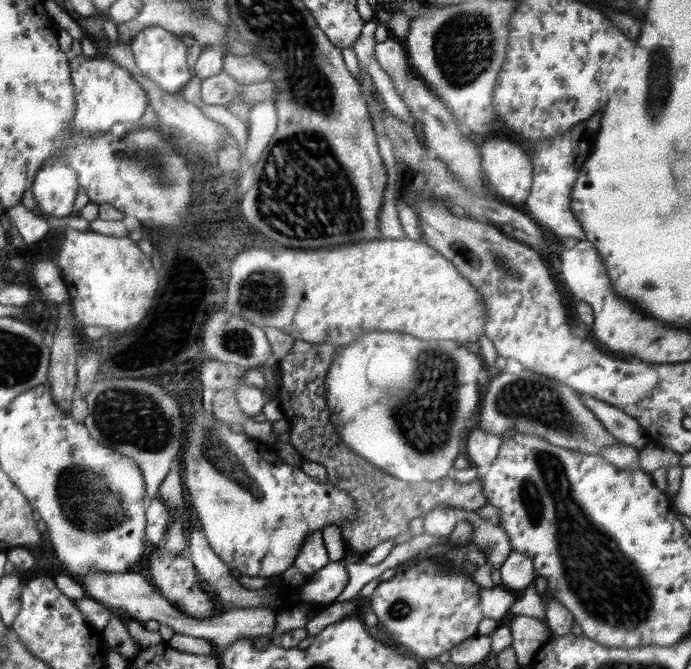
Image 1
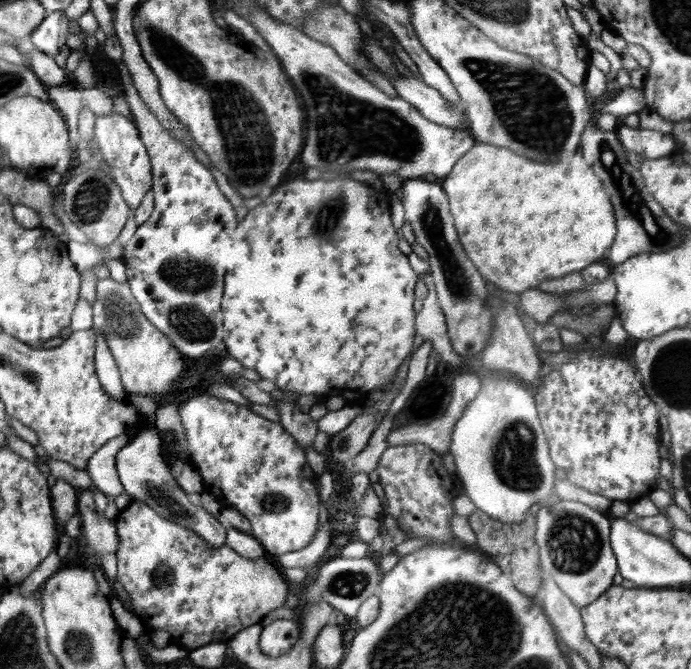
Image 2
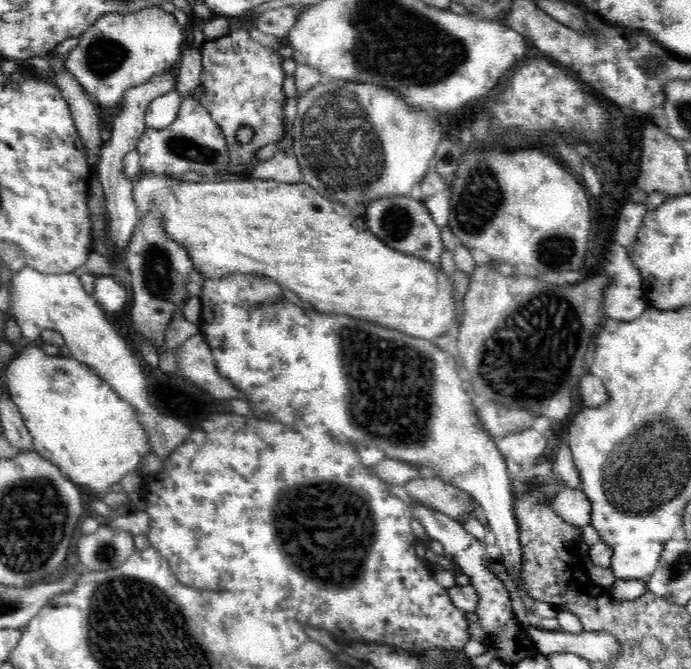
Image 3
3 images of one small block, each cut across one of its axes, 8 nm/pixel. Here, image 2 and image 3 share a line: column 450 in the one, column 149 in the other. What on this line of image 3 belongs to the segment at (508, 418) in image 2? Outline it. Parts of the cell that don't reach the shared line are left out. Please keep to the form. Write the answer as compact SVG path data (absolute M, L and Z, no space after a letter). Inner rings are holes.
M22 346L6 364L4 372L9 397L20 409L22 418L34 441L34 450L56 465L78 486L86 486L94 494L108 494L128 472L139 473L142 458L152 453L148 433L136 417L136 409L124 401L110 383L94 369L86 367L68 352L51 356L42 346Z

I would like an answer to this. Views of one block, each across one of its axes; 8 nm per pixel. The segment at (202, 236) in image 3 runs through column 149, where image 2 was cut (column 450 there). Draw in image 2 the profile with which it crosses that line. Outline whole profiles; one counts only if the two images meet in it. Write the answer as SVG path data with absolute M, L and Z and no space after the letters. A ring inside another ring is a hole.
M476 143L440 181L449 200L449 208L458 238L468 258L476 264L484 280L501 290L521 293L538 287L542 280L578 273L606 254L617 232L612 201L602 180L574 152L570 168L566 162L532 162L500 146Z

